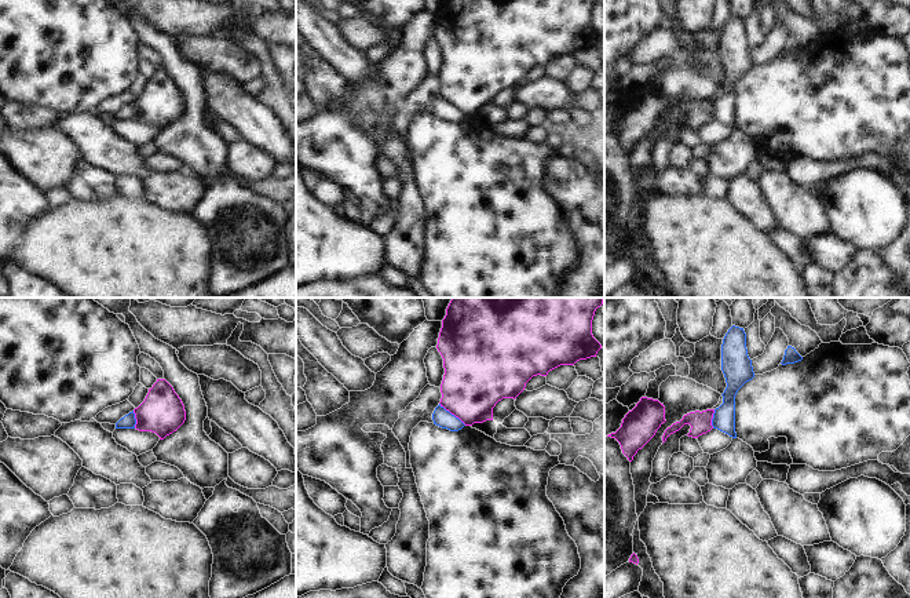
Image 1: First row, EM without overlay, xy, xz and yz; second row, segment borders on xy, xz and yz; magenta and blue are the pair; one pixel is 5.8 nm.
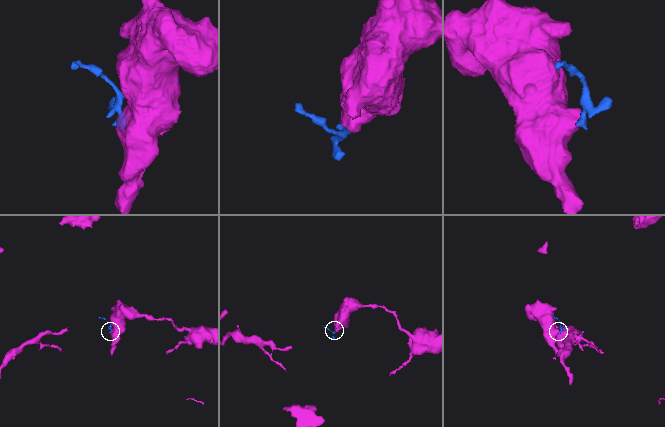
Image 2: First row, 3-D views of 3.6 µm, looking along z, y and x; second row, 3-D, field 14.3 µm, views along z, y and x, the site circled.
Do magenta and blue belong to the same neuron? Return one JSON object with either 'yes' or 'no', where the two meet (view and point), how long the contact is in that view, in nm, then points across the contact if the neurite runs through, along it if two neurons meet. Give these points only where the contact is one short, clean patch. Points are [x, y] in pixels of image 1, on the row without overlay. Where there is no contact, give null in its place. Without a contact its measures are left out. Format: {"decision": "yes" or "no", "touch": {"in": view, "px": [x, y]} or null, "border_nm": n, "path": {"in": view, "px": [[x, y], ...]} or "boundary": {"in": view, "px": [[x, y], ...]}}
{"decision": "no", "touch": {"in": "xz", "px": [453, 105]}, "border_nm": 200, "boundary": {"in": "xz", "px": [[439, 94], [466, 116]]}}

